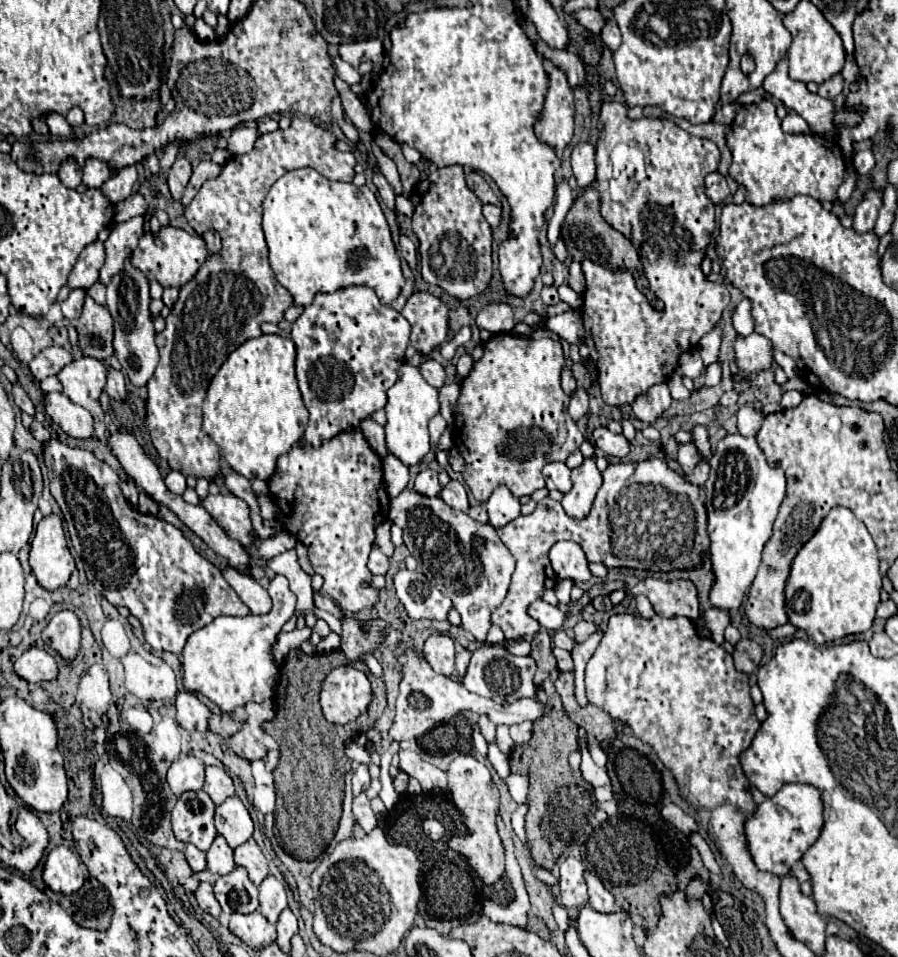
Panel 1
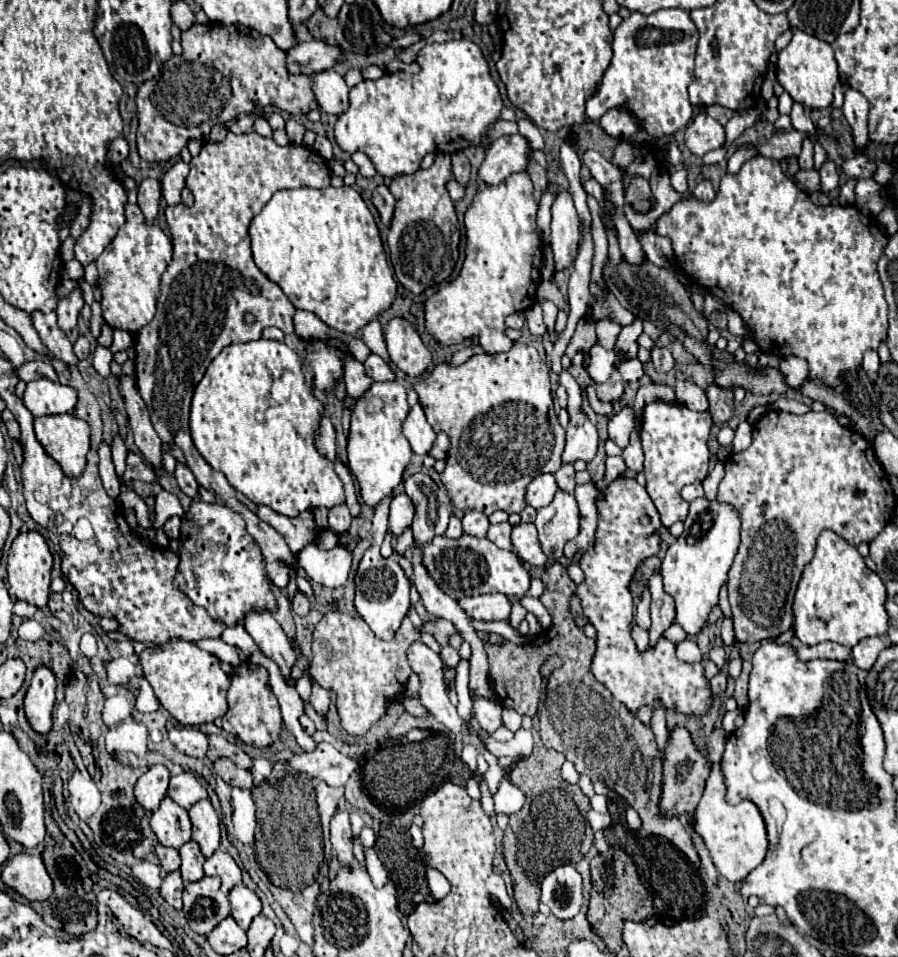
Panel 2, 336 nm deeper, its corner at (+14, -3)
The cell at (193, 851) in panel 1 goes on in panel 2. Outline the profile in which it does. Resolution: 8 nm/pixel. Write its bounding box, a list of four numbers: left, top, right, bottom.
[155,844,181,872]

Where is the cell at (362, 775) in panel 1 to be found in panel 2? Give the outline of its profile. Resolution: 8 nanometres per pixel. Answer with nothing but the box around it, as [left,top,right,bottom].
[331,810,353,866]

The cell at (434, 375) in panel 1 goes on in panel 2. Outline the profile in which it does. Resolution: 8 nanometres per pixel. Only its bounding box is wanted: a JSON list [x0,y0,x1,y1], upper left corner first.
[365,354,395,382]

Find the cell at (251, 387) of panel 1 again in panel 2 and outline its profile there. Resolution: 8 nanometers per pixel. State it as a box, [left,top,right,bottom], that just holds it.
[191,340,345,516]

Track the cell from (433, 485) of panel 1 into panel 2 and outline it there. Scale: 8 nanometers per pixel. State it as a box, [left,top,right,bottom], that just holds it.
[389,492,413,534]

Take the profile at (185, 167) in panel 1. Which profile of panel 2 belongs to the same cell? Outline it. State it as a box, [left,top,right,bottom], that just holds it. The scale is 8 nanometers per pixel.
[137,178,161,224]

